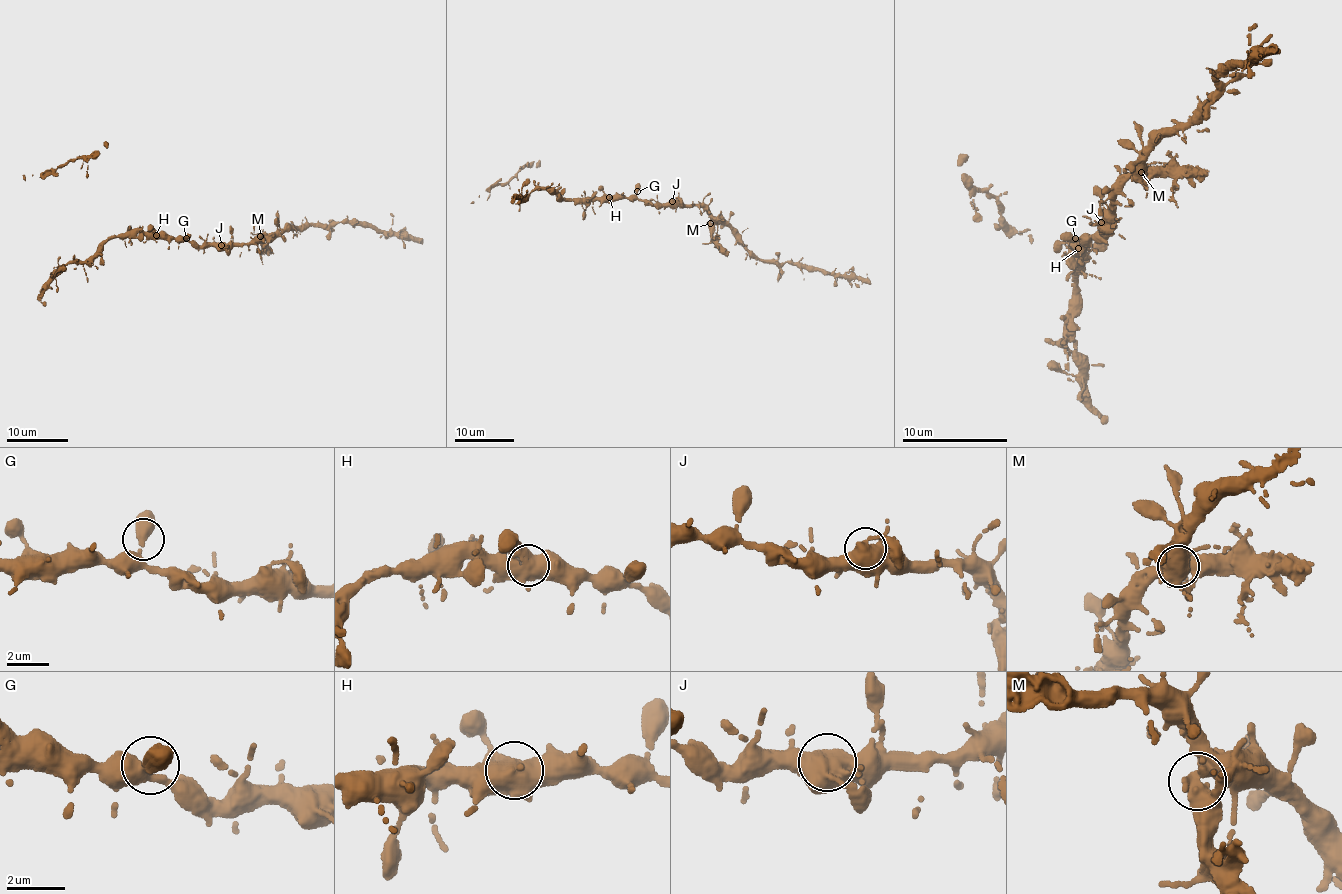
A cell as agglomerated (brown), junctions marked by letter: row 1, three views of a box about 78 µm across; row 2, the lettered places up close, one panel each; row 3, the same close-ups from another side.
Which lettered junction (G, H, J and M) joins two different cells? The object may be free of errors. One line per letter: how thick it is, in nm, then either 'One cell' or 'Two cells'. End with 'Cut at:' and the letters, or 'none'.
G: Thickness 360 nm. One cell
H: Thickness 460 nm. One cell
J: Thickness 480 nm. One cell
M: Thickness 480 nm. Two cells
Cut at: M

